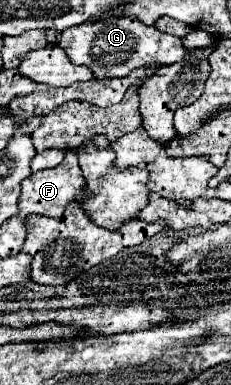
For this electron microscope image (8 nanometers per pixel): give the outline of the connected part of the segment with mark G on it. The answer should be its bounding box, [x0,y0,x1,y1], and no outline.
[57,17,187,79]

